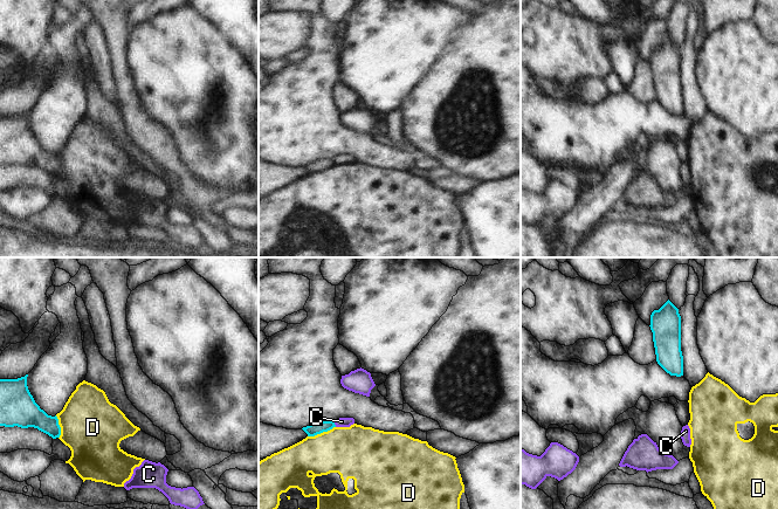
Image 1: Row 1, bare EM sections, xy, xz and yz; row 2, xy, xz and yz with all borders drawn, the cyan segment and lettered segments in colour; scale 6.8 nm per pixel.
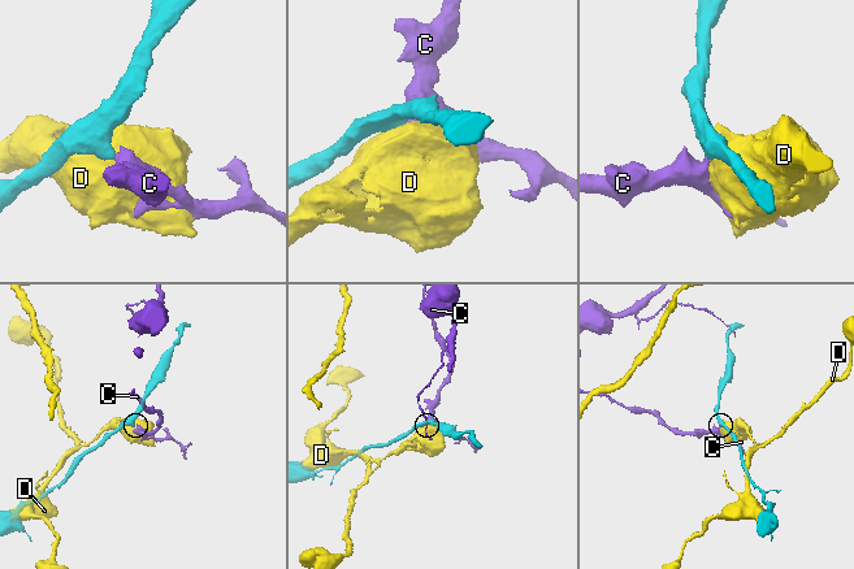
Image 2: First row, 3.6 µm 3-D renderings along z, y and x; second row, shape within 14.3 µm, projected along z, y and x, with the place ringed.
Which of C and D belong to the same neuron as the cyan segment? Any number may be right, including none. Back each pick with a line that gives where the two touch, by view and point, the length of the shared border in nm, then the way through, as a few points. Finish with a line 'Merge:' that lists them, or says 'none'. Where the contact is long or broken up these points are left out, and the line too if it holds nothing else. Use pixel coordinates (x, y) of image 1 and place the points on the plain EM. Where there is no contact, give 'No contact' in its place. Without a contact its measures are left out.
Merge: none.

